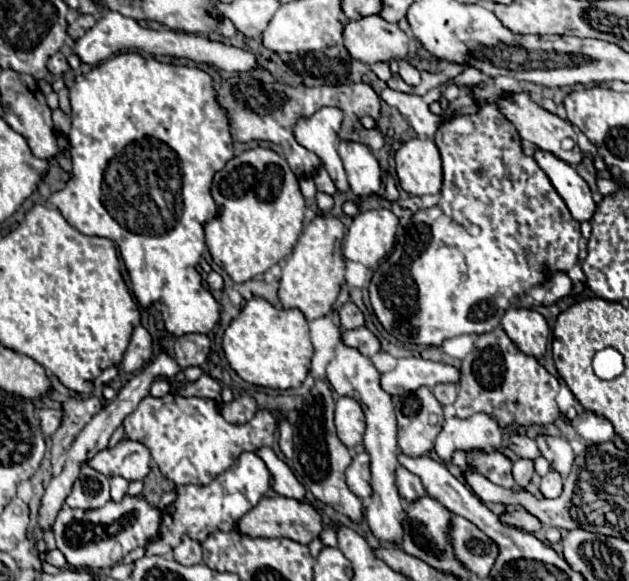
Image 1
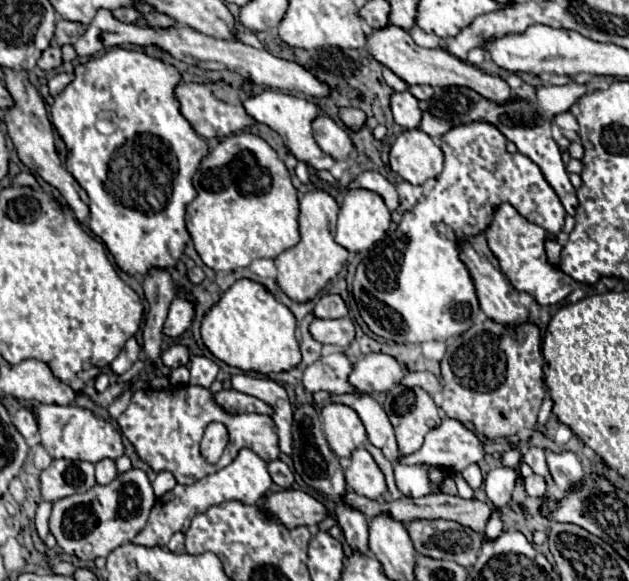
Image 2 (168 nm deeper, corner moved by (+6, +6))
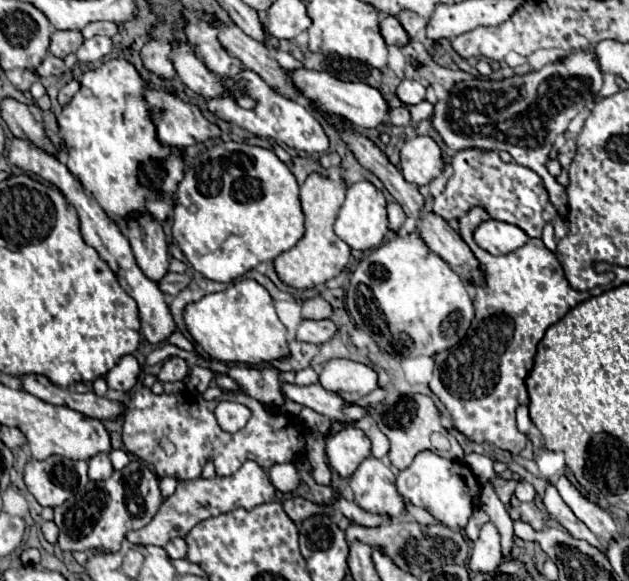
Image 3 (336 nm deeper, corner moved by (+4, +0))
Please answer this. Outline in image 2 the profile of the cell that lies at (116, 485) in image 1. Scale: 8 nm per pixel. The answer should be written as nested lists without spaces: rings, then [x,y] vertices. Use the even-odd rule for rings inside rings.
[[[101,460],[95,464],[95,478],[97,478],[97,484],[109,484],[117,478],[117,466],[113,460]]]

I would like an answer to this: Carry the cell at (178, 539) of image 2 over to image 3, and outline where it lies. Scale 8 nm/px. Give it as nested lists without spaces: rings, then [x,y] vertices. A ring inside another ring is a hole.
[[[173,538],[173,540],[165,546],[165,550],[167,550],[167,554],[169,554],[171,558],[185,558],[185,556],[187,556],[187,544],[185,544],[183,538]]]

